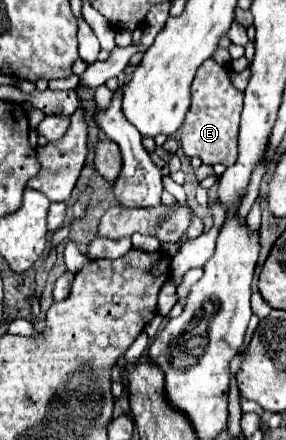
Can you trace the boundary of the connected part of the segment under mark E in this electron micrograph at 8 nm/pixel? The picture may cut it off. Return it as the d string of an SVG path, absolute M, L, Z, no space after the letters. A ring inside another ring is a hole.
M206 60L192 82L192 106L186 114L184 126L180 128L180 142L186 156L200 156L204 164L224 164L232 166L238 158L236 142L240 128L240 112L244 104L244 94L230 82L230 70L220 66L216 60Z

